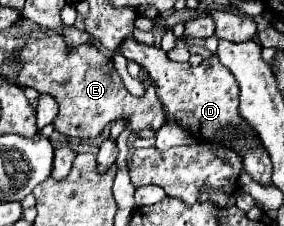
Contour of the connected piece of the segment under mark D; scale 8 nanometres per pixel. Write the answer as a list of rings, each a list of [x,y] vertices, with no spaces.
[[[133,37],[121,45],[119,53],[129,61],[139,63],[149,73],[155,83],[157,97],[163,103],[165,121],[187,131],[197,143],[211,143],[211,137],[223,137],[223,129],[227,129],[227,125],[231,125],[231,129],[239,129],[239,133],[247,133],[247,137],[257,137],[255,129],[239,117],[239,85],[233,73],[223,67],[215,55],[203,59],[199,67],[191,67],[189,63],[173,63],[163,49],[137,43]]]

